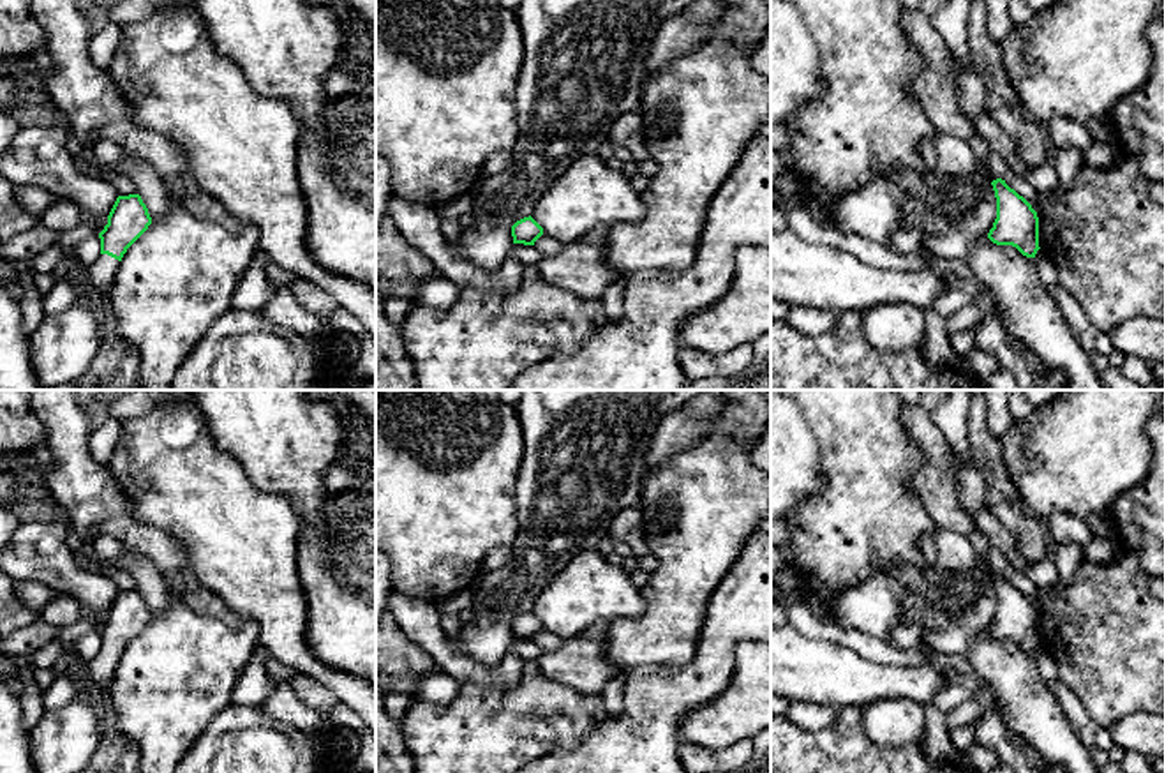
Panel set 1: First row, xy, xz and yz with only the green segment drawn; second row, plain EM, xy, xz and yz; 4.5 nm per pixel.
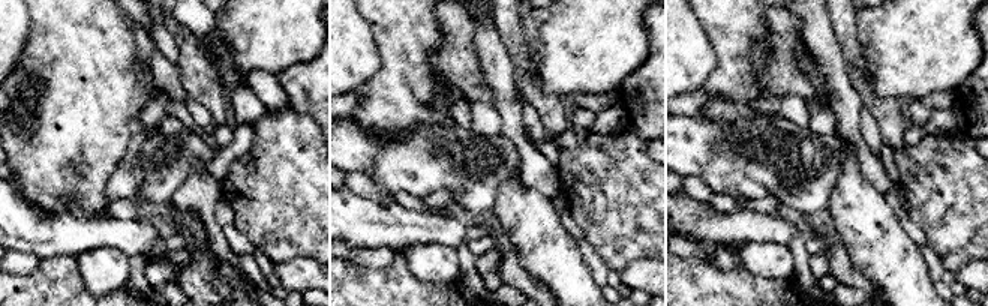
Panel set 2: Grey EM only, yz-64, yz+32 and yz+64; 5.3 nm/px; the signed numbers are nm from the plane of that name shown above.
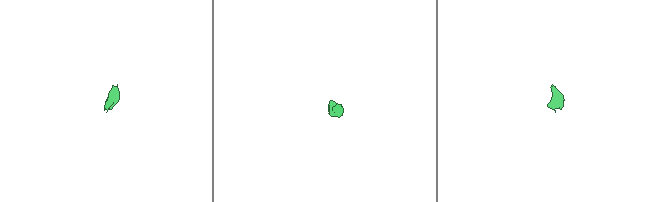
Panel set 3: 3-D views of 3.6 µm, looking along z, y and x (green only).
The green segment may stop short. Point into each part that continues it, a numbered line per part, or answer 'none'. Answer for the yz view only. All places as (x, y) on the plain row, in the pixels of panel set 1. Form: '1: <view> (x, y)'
1: yz (979, 540)

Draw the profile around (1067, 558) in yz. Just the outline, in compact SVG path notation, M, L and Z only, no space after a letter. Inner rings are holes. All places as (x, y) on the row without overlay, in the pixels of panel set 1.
M1060 542L1053 559L1058 570L1058 581L1055 586L1037 589L1037 593L1030 598L1035 607L1039 607L1041 600L1048 593L1060 591L1072 581L1078 567L1083 561L1083 547L1079 544Z

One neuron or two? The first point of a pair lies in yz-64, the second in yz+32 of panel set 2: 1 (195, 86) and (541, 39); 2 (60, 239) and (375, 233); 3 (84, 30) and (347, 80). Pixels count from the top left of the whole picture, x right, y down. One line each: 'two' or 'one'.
1: two
2: one
3: two

